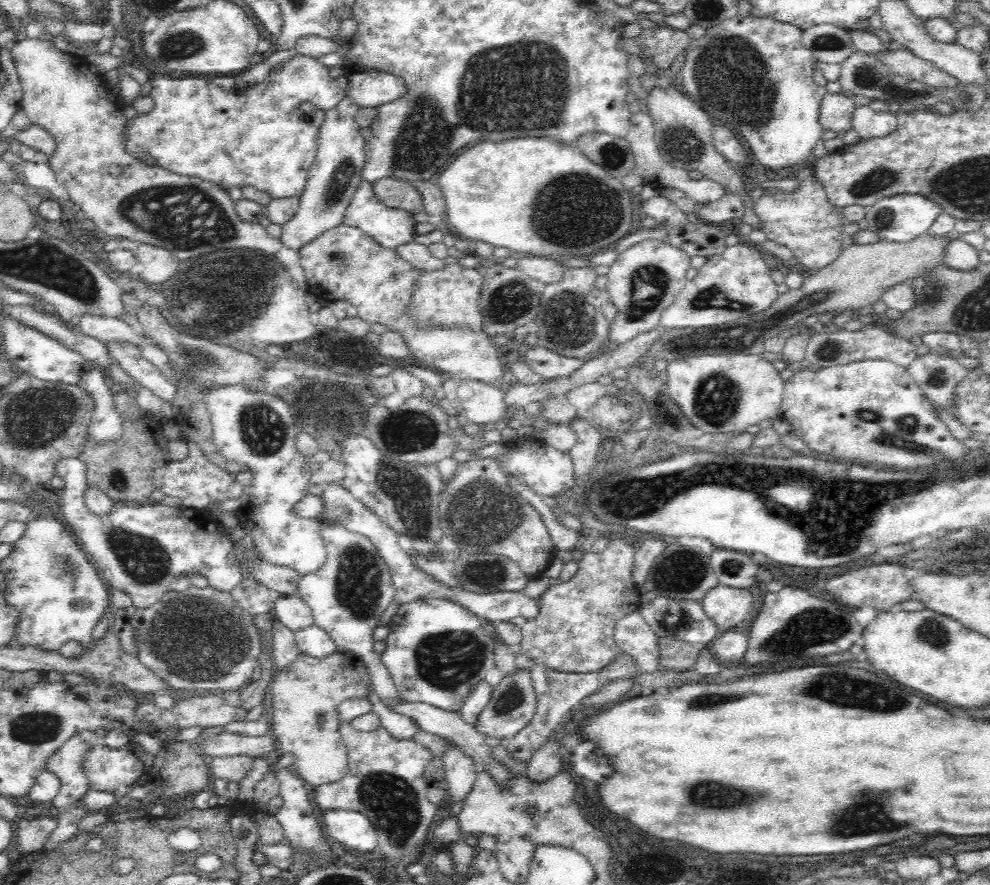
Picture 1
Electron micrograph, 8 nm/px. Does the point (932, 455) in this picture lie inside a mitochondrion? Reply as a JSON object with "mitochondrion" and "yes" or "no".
{"mitochondrion":"yes"}

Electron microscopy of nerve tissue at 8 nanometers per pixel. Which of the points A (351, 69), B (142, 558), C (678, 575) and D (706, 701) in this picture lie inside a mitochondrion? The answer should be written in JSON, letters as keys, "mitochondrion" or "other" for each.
{"A":"other","B":"mitochondrion","C":"mitochondrion","D":"other"}

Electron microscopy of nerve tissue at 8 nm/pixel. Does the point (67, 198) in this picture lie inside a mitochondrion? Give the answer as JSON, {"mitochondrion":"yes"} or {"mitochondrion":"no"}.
{"mitochondrion":"no"}

